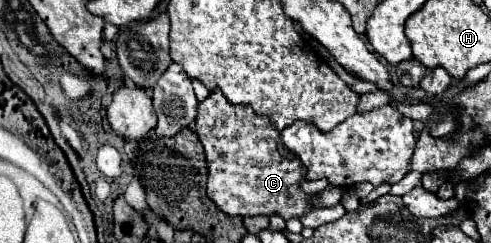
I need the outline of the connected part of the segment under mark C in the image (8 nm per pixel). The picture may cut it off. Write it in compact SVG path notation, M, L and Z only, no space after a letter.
M214 91L198 105L194 131L206 151L206 195L224 213L240 217L280 215L288 221L292 217L302 217L312 209L308 205L308 199L312 197L298 187L298 183L304 181L306 169L298 159L284 159L278 153L280 133L270 125L270 119L256 117L250 107L234 107L220 91Z

